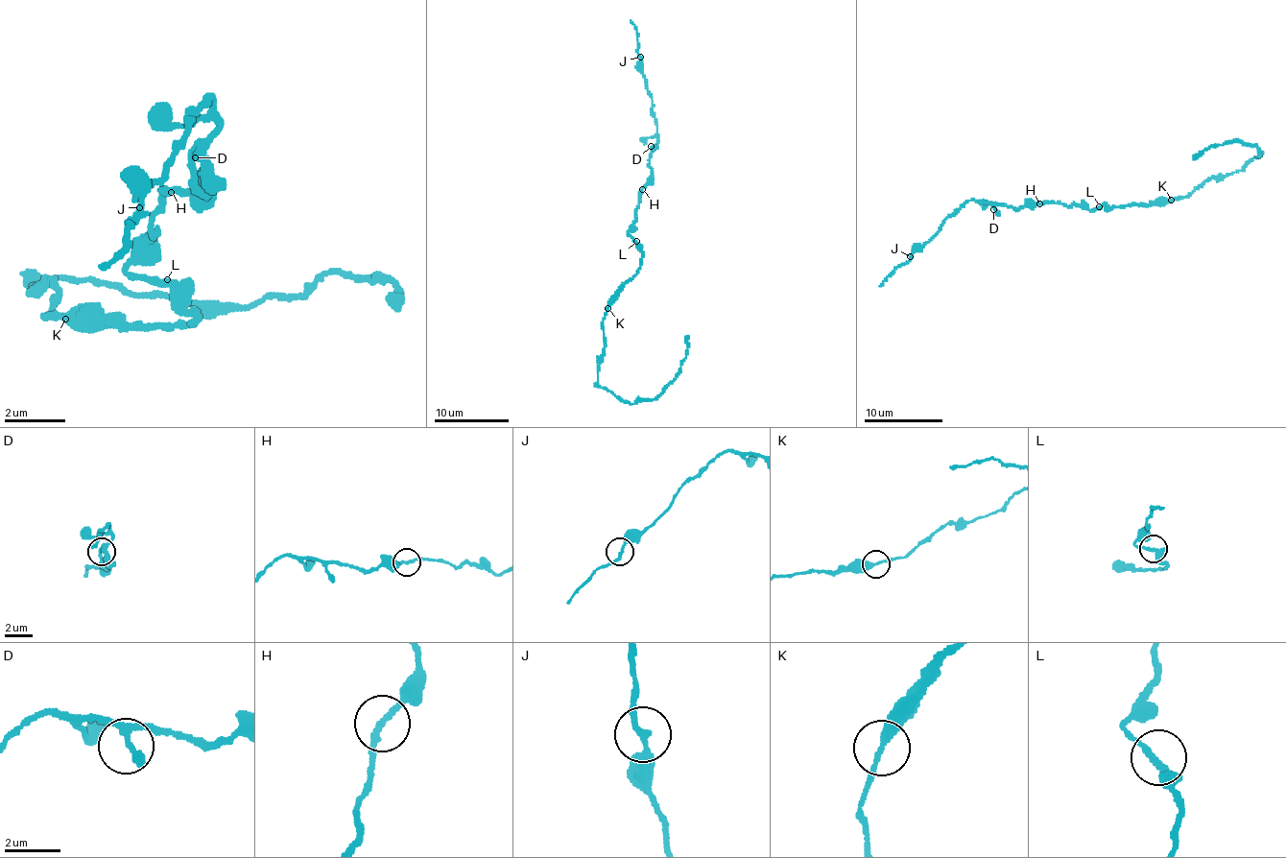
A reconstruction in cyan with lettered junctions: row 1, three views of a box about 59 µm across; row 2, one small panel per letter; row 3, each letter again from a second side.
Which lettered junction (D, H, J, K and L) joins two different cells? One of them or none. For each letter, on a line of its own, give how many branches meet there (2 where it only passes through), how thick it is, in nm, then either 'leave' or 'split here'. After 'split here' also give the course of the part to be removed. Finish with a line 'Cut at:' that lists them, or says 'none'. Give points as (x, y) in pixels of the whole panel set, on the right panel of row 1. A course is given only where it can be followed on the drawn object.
D: branches 2; calibre 280 nm; leave
H: branches 2; calibre 220 nm; leave
J: branches 2; calibre 220 nm; leave
K: branches 2; calibre 300 nm; split here; course (1170, 201), (1188, 197), (1210, 179), (1242, 168), (1262, 152), (1236, 140), (1215, 144), (1193, 158)
L: branches 2; calibre 280 nm; leave
Cut at: K

